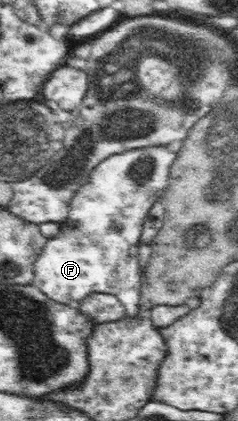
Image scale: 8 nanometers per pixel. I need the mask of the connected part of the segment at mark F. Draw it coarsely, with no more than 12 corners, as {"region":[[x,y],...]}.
{"region":[[178,145],[98,163],[34,260],[50,301],[137,317],[138,249]]}

